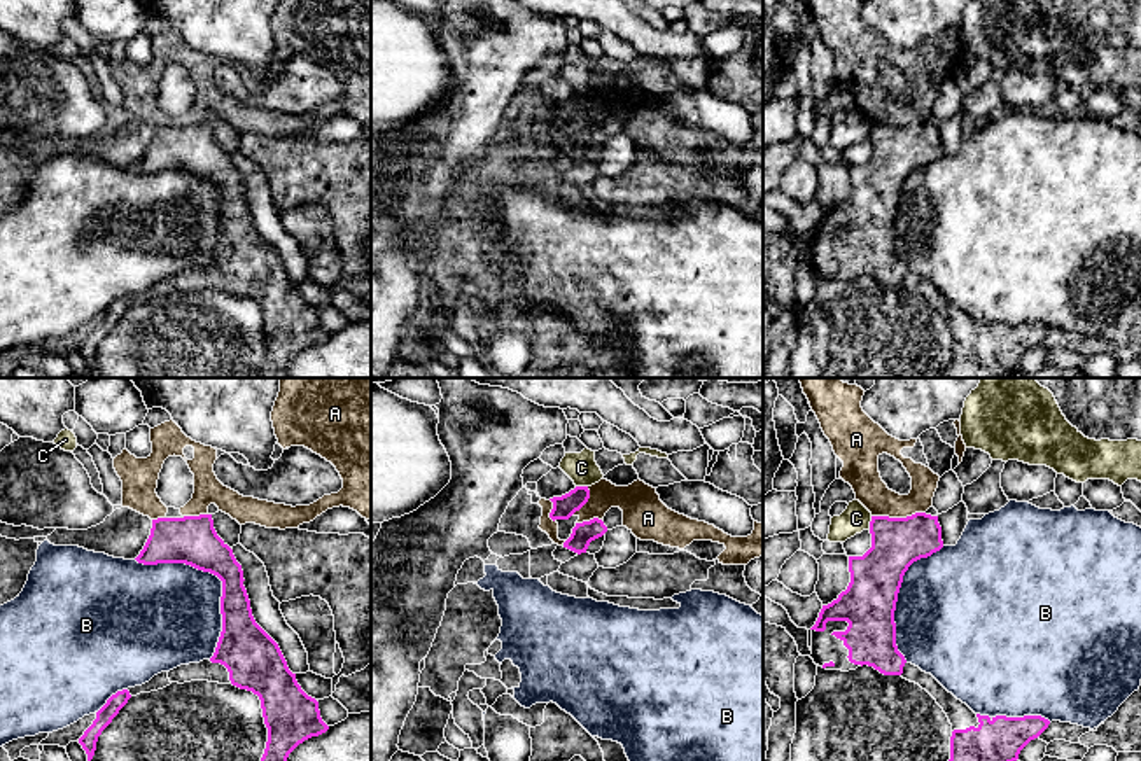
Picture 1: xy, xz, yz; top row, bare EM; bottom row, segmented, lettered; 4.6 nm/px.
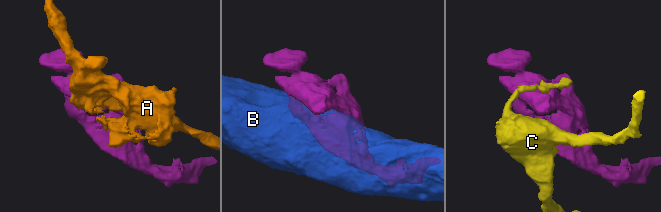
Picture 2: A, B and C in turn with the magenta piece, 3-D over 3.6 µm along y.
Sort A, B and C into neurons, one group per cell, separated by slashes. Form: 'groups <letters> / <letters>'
groups A / B / C

